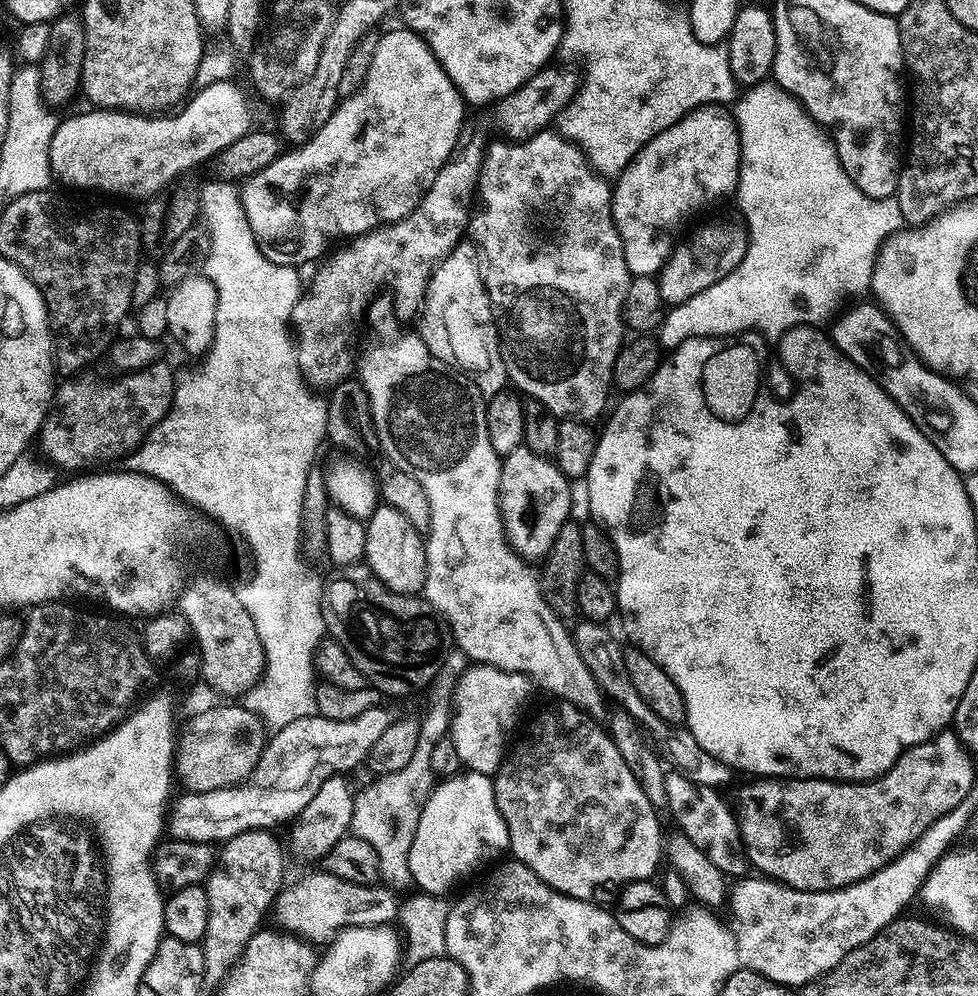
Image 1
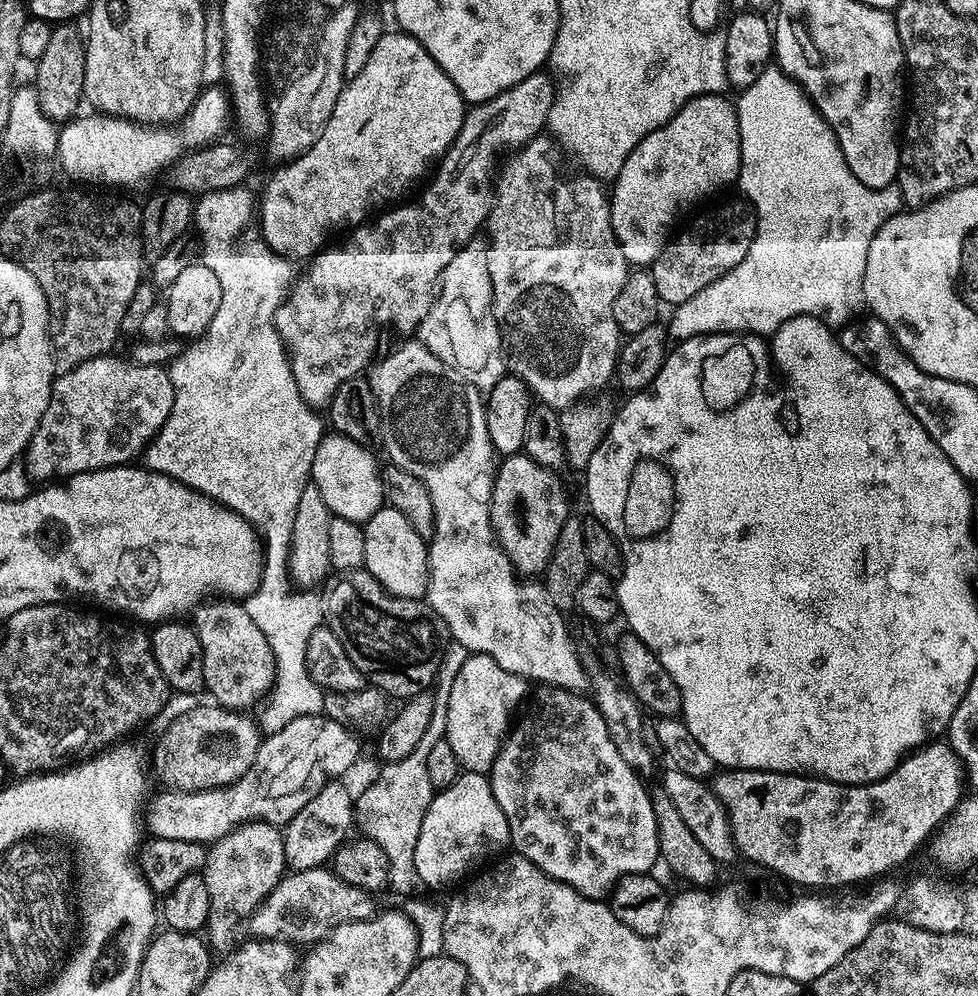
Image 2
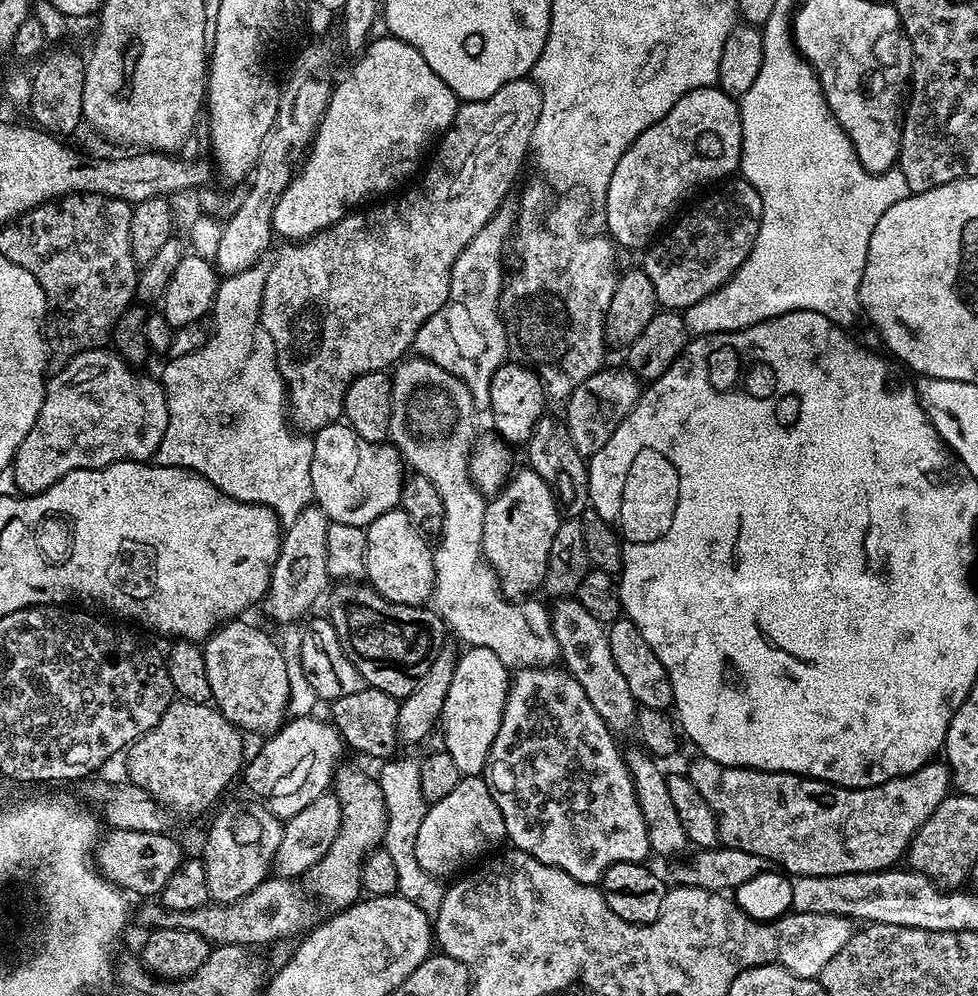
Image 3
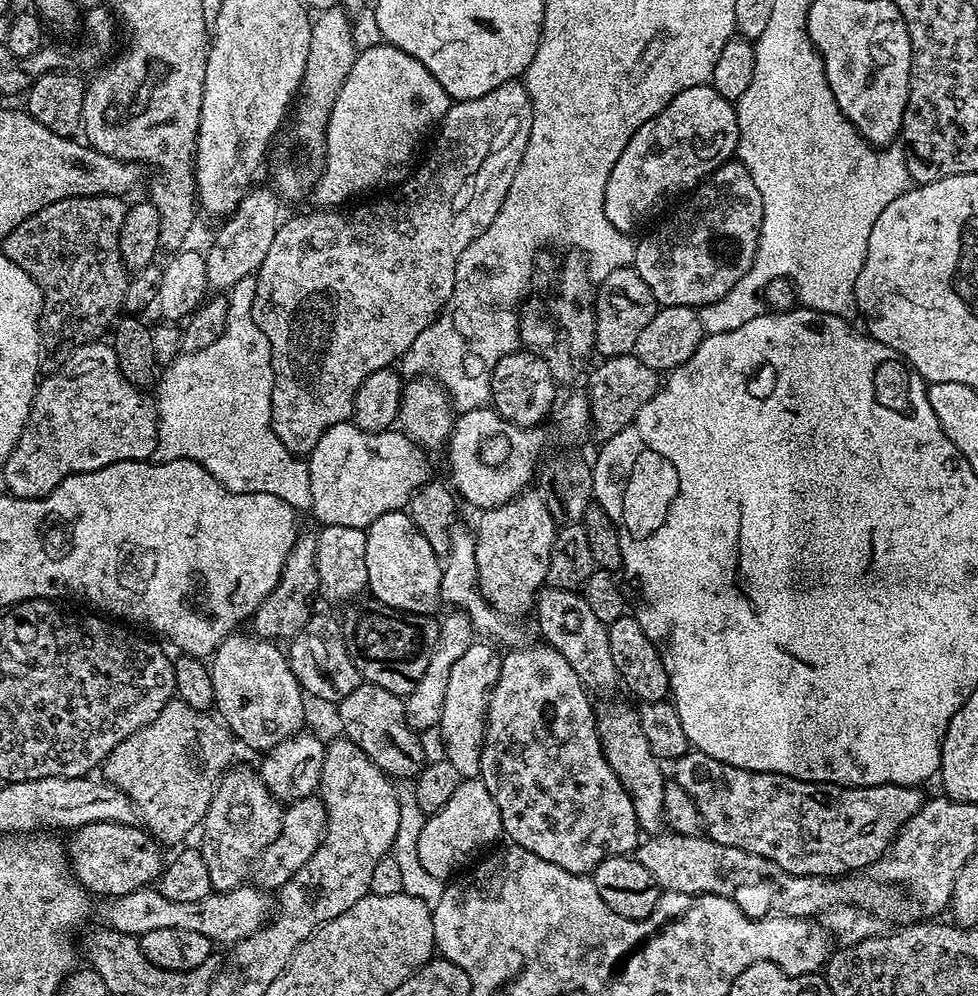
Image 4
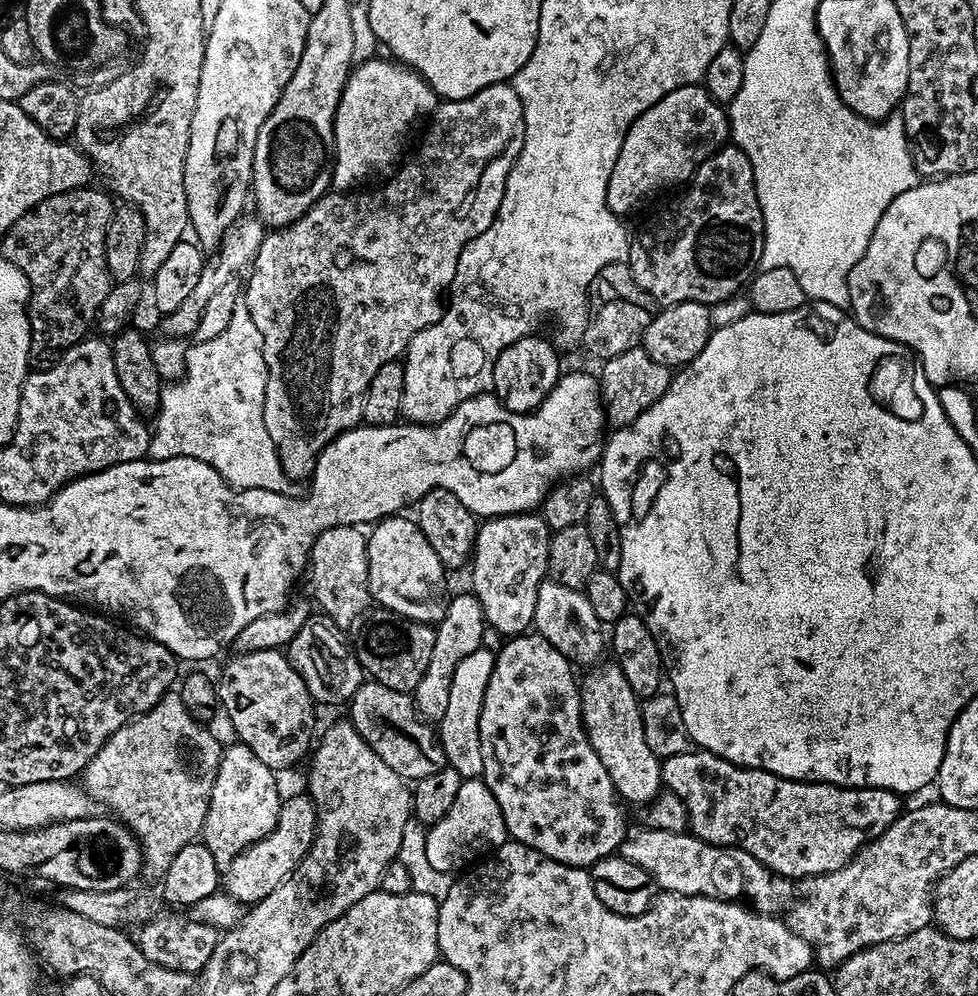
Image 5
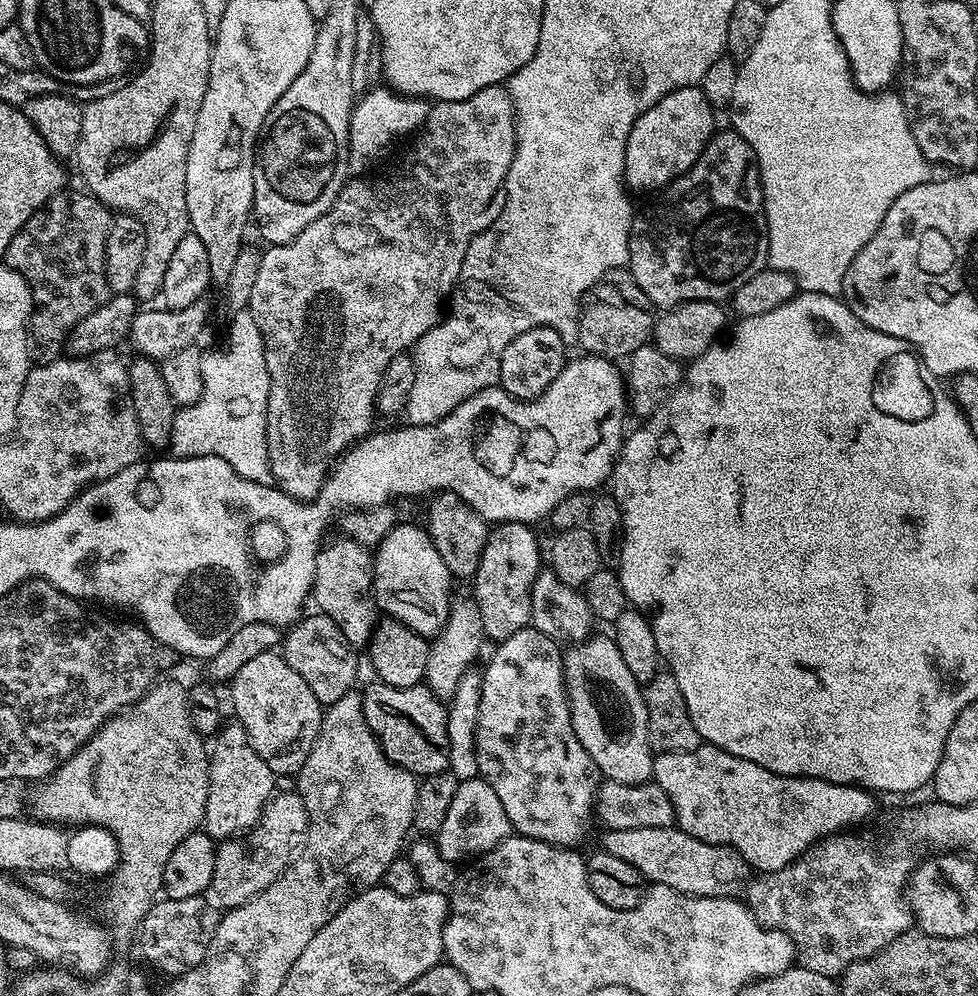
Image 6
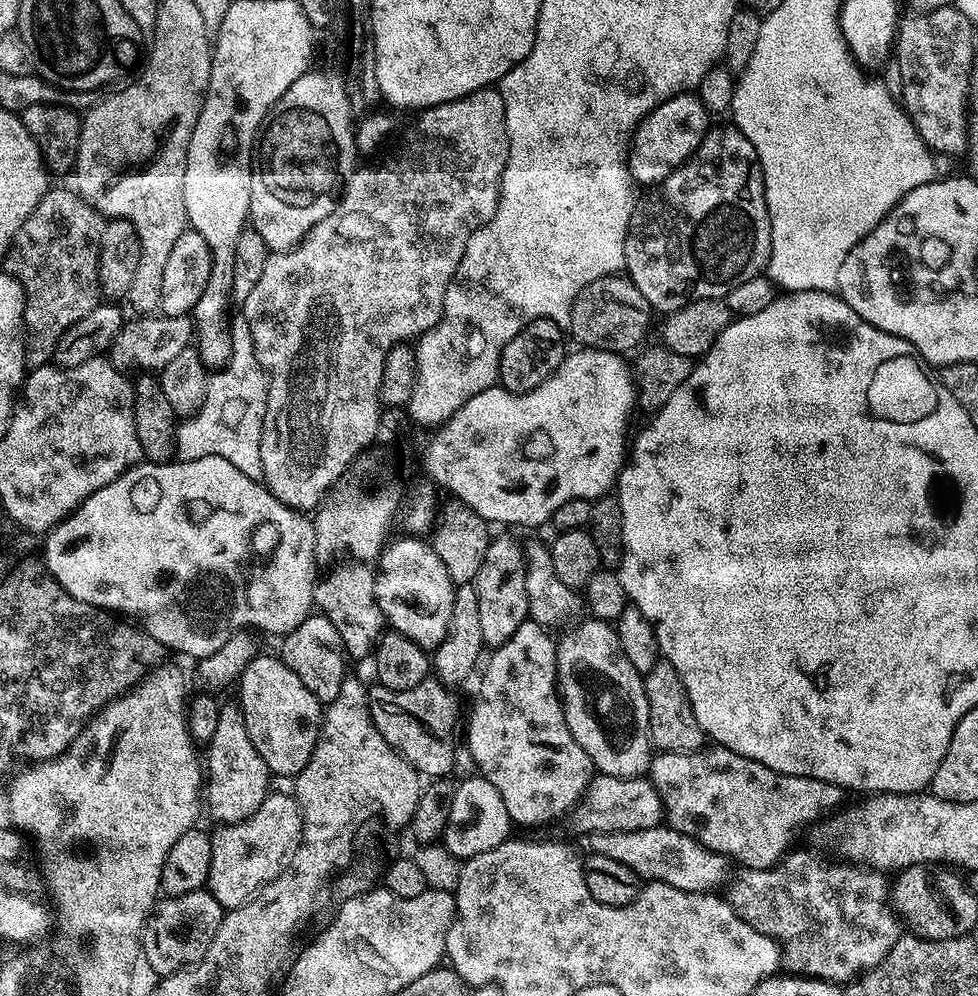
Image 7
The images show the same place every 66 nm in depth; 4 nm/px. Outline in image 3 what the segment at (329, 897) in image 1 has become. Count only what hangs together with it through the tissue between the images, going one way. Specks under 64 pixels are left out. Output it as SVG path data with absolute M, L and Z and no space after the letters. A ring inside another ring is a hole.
M279 878L263 880L238 903L217 904L209 902L194 911L170 911L158 902L147 901L138 912L139 920L146 928L184 929L201 934L209 943L215 945L230 944L258 948L260 944L275 945L287 941L287 936L299 937L307 933L317 923L317 905L310 899L309 893L299 883Z

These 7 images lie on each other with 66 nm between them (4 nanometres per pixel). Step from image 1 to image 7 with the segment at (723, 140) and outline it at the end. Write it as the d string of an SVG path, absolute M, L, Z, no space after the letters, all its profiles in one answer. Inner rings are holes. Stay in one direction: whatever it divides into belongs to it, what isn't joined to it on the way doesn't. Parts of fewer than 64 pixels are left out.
M696 94L671 96L662 102L636 128L632 135L632 147L628 150L628 169L637 185L655 186L667 178L675 168L685 164L698 150L710 127L710 113Z

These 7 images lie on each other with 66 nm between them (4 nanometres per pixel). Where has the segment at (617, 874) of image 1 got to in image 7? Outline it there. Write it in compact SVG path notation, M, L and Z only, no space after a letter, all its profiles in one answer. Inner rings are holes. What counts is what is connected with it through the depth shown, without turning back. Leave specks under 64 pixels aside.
M526 619L522 622L522 626L518 626L518 630L514 630L506 642L502 642L502 646L491 649L492 657L483 665L480 676L480 689L476 692L476 701L472 704L472 713L467 713L466 724L468 720L468 741L466 747L470 754L473 755L476 763L476 771L486 782L490 782L490 786L494 786L494 790L498 790L498 794L502 794L502 802L506 802L506 810L510 814L513 825L520 824L540 824L543 820L552 820L555 816L560 816L564 811L571 809L583 797L584 789L588 787L588 781L594 775L594 769L590 758L586 754L586 750L582 750L582 746L578 746L578 742L574 742L574 734L570 734L570 726L566 726L566 718L564 717L564 708L560 705L560 694L556 686L556 645L557 641L552 640L552 636L545 625Z

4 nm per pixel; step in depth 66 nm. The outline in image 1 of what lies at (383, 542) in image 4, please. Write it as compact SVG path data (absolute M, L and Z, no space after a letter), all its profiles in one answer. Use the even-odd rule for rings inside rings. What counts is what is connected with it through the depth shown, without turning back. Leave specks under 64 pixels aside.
M377 506L366 520L366 550L364 560L372 573L378 577L392 592L400 592L404 596L423 593L428 563L426 562L425 537L410 522L406 522L403 514L387 506Z

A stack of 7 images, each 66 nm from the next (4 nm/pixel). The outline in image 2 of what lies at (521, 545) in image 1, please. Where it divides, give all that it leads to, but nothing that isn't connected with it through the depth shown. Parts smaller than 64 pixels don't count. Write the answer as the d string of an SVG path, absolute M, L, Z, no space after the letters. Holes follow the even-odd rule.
M525 454L506 456L499 461L494 472L492 481L492 505L490 514L492 515L492 531L496 533L496 543L508 556L512 567L517 573L532 578L535 574L543 573L548 567L548 559L554 550L554 542L558 542L558 530L570 518L568 512L568 496L564 493L564 488L560 485L557 473L551 468L543 468L538 462L534 462Z

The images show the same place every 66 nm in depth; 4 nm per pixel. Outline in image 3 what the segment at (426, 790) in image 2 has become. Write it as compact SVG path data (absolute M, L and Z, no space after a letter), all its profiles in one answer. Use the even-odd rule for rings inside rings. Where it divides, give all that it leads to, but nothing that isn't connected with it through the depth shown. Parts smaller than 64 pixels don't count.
M400 756L385 761L380 768L377 780L387 806L387 830L384 832L382 846L393 859L394 868L398 873L397 893L407 901L414 902L430 918L435 917L441 909L446 888L437 877L426 874L414 851L419 827L428 813L429 805L422 794L422 782L419 781L420 763L417 759Z

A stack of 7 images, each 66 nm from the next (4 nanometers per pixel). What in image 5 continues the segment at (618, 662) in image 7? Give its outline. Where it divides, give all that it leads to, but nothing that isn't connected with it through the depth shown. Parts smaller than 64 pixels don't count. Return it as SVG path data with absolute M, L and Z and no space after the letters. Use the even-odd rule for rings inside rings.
M604 663L589 667L585 671L588 673L579 681L584 733L588 735L590 746L594 746L594 754L602 758L602 766L606 766L606 774L610 774L610 782L616 788L617 797L621 801L629 800L632 804L643 806L650 803L662 790L662 760L655 756L650 746L646 746L640 713L641 697L630 690L626 674L622 674L616 663Z

